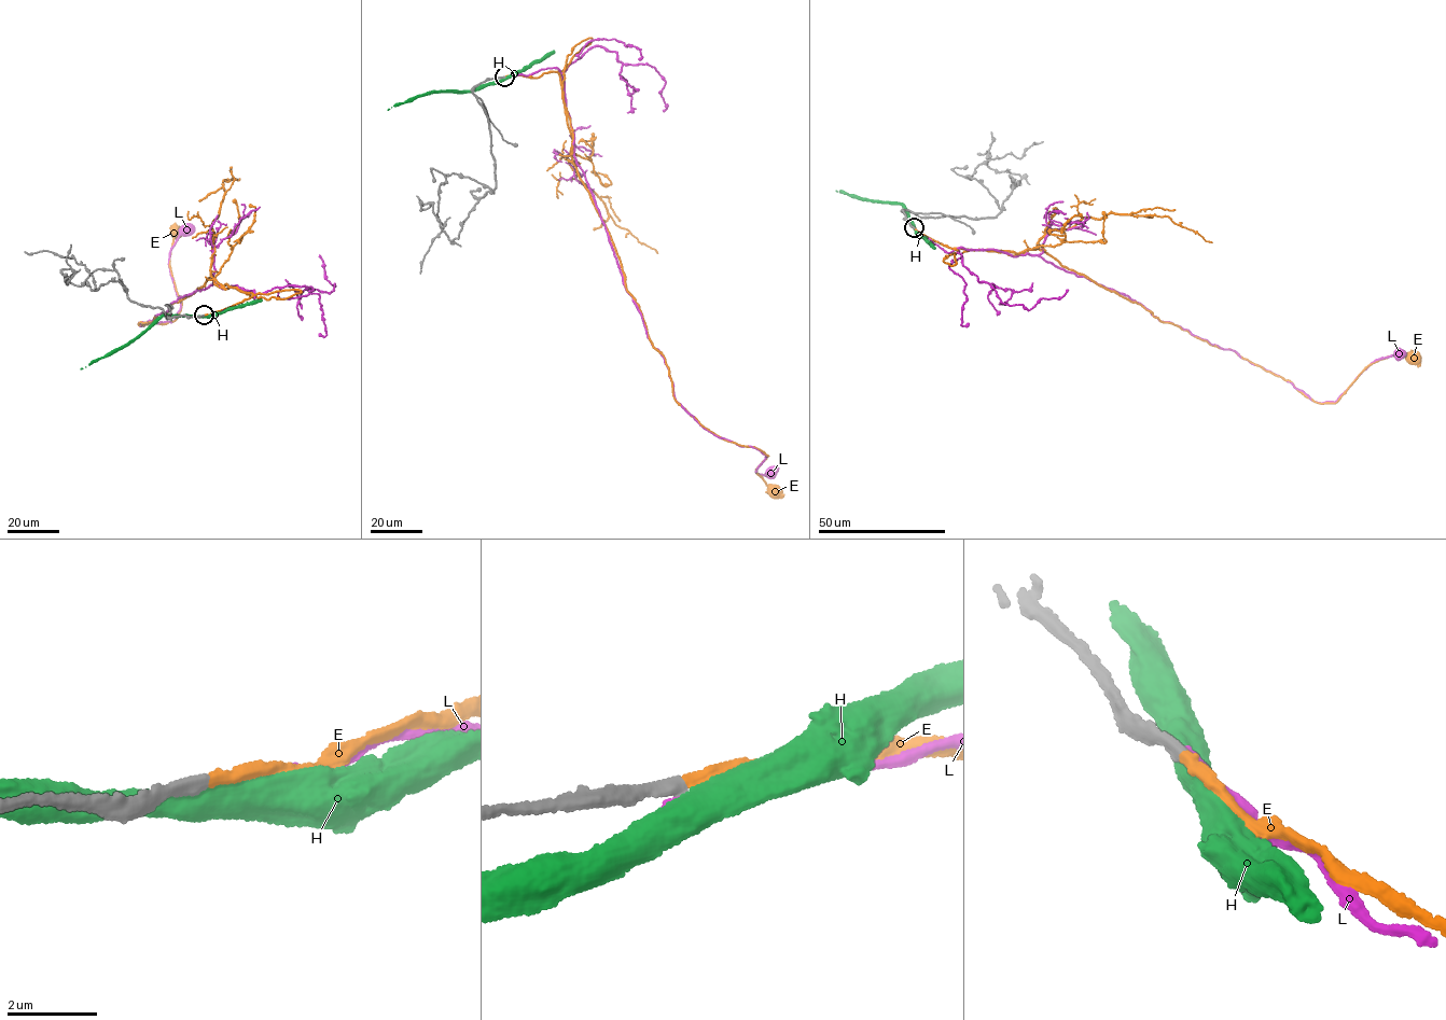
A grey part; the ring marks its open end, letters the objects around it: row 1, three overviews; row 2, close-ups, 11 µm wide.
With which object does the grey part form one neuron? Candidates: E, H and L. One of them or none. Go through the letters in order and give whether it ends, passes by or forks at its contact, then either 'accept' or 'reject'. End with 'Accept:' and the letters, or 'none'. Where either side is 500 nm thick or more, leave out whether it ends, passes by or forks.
E: it ends | accept
H: reject
L: it ends | reject
Accept: E

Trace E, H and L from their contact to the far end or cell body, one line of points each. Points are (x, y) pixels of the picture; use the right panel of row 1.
E: (914, 228), (949, 248), (1043, 250), (1316, 402), (1337, 401), (1367, 366), (1392, 355), (1414, 359)
H: (914, 228), (899, 203), (863, 199), (836, 191)
L: (915, 227), (949, 252), (963, 247), (1037, 254), (1235, 351), (1314, 401), (1334, 402), (1368, 364), (1399, 354)

